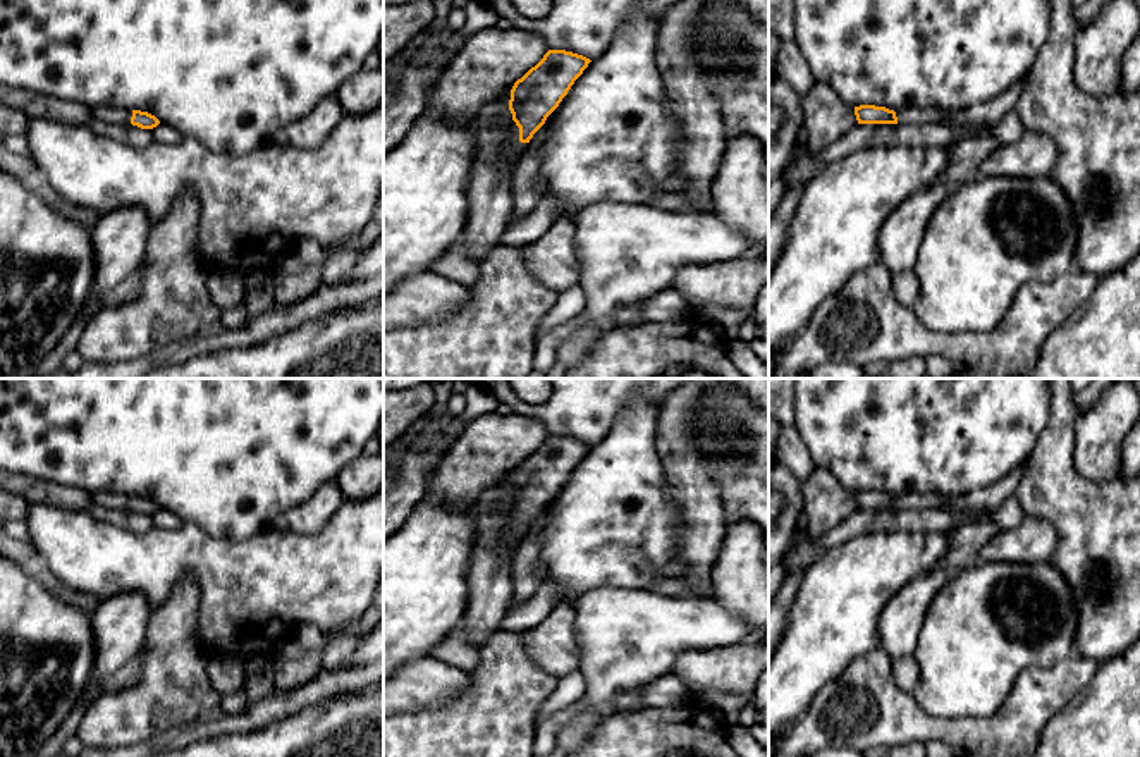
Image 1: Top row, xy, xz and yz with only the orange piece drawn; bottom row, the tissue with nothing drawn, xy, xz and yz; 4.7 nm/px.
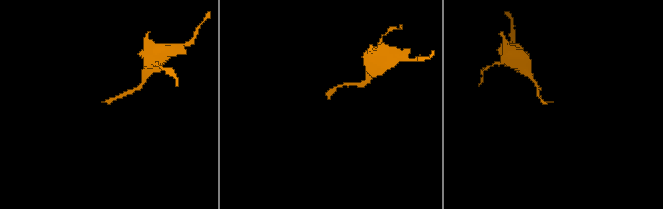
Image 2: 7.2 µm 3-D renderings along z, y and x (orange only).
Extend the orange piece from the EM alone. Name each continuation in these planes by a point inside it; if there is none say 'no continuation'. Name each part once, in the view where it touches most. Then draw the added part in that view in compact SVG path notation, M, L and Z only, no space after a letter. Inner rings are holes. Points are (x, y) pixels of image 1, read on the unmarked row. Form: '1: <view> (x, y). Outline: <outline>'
1: xz (506, 510). Outline: M502 497L499 501L499 514L512 525L512 535L519 540L519 544L526 539L528 528L519 526L519 513L512 506L511 497Z

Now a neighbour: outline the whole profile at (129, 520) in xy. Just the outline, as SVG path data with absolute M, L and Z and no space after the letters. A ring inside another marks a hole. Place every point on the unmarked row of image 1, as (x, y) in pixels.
M91 506L89 513L105 523L120 526L131 533L144 533L153 528L151 514L141 514L132 509L117 511L113 508Z

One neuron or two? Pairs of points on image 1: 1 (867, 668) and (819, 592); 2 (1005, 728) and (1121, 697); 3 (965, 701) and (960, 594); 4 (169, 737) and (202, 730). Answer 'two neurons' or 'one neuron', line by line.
1: two neurons
2: two neurons
3: one neuron
4: one neuron

